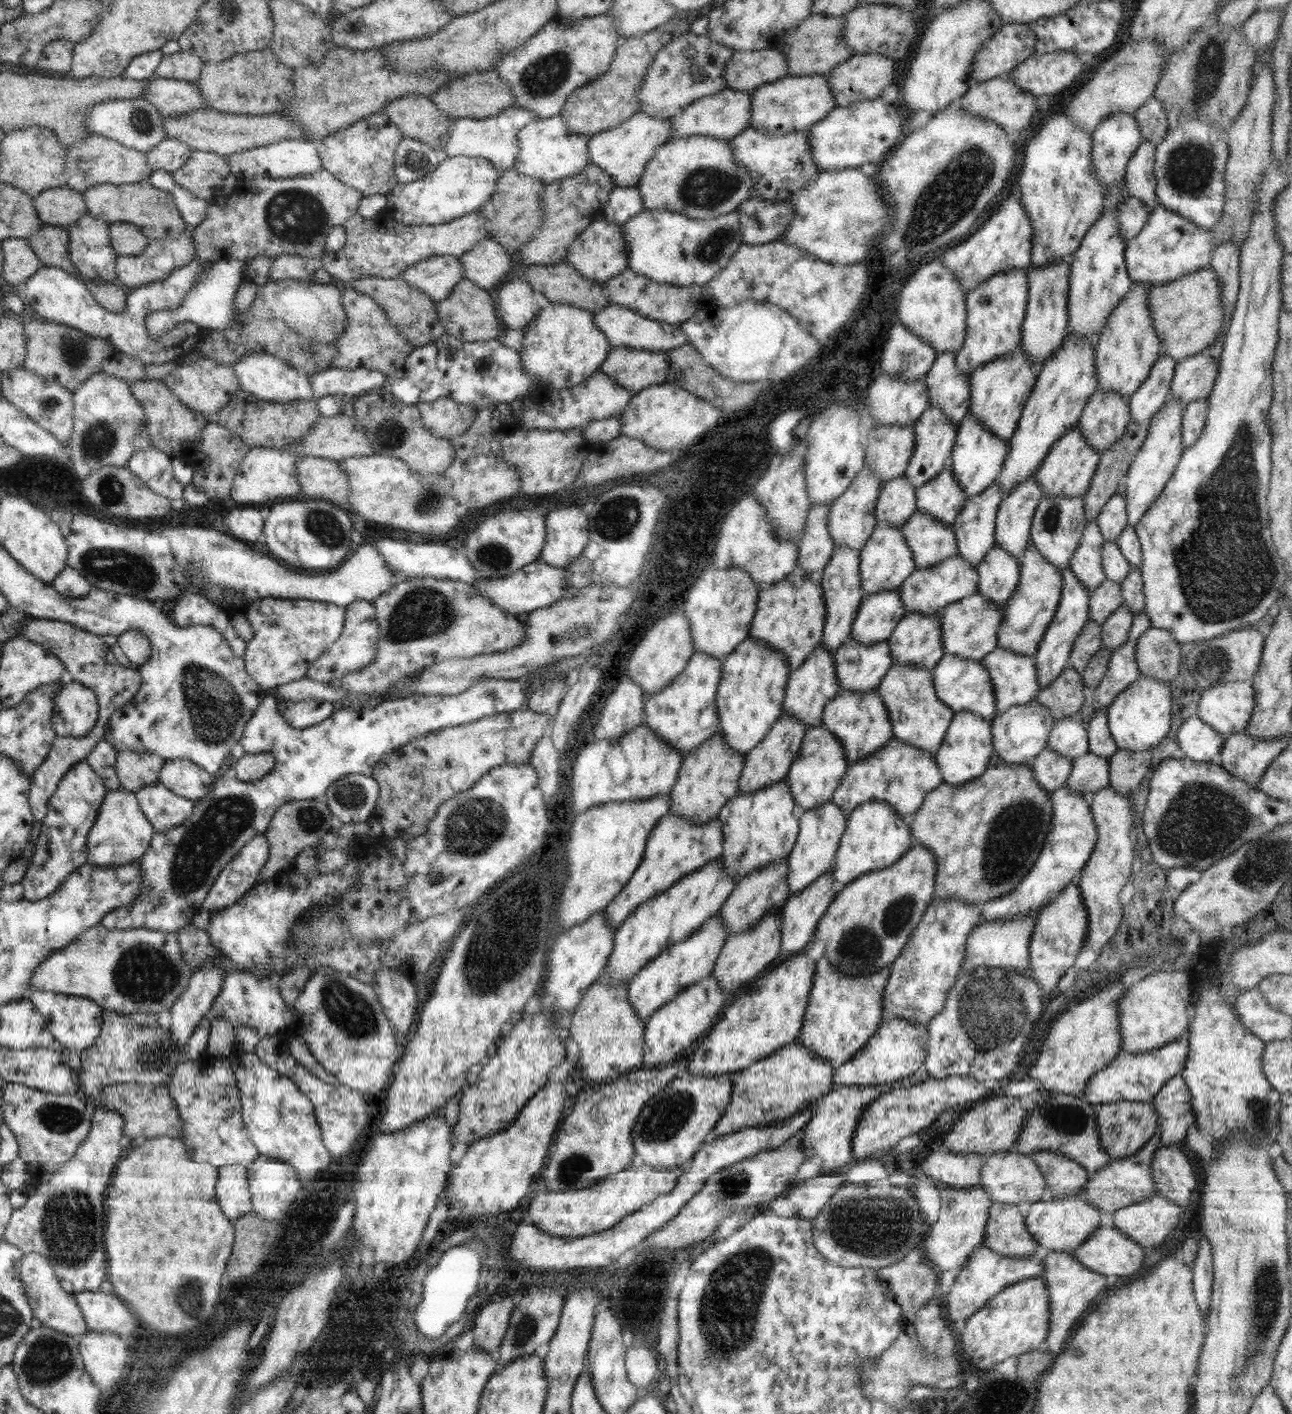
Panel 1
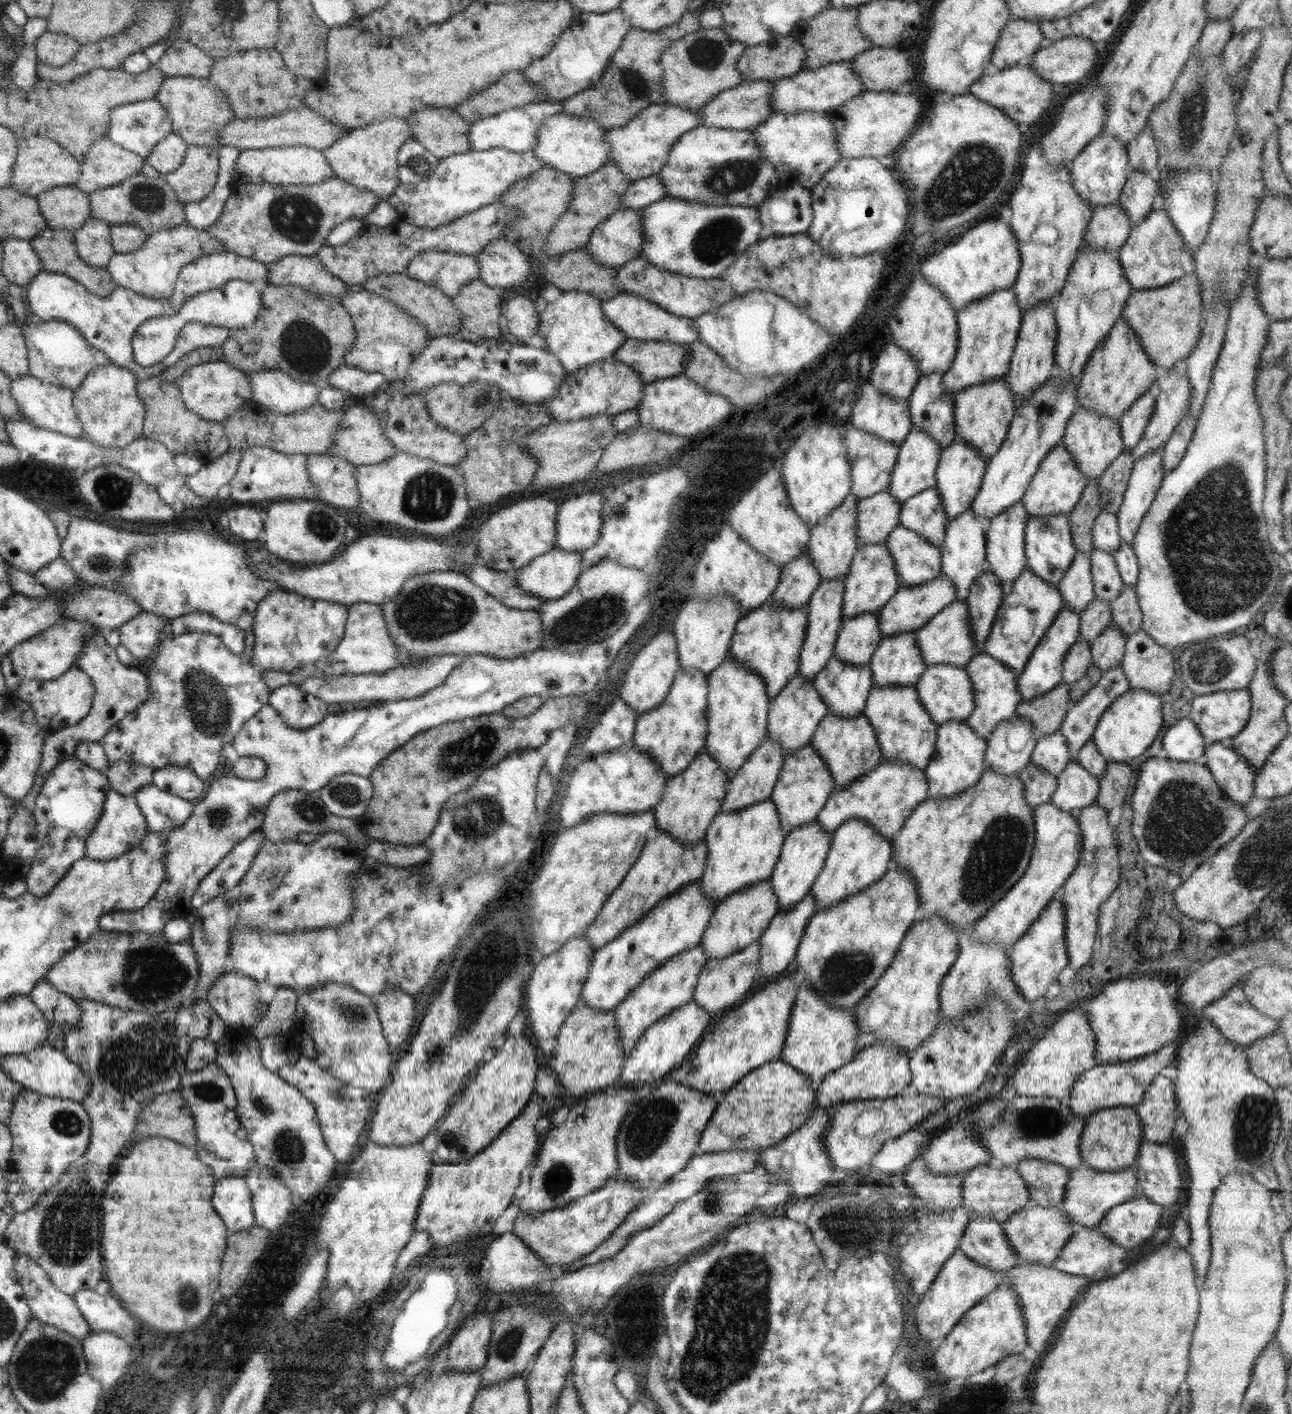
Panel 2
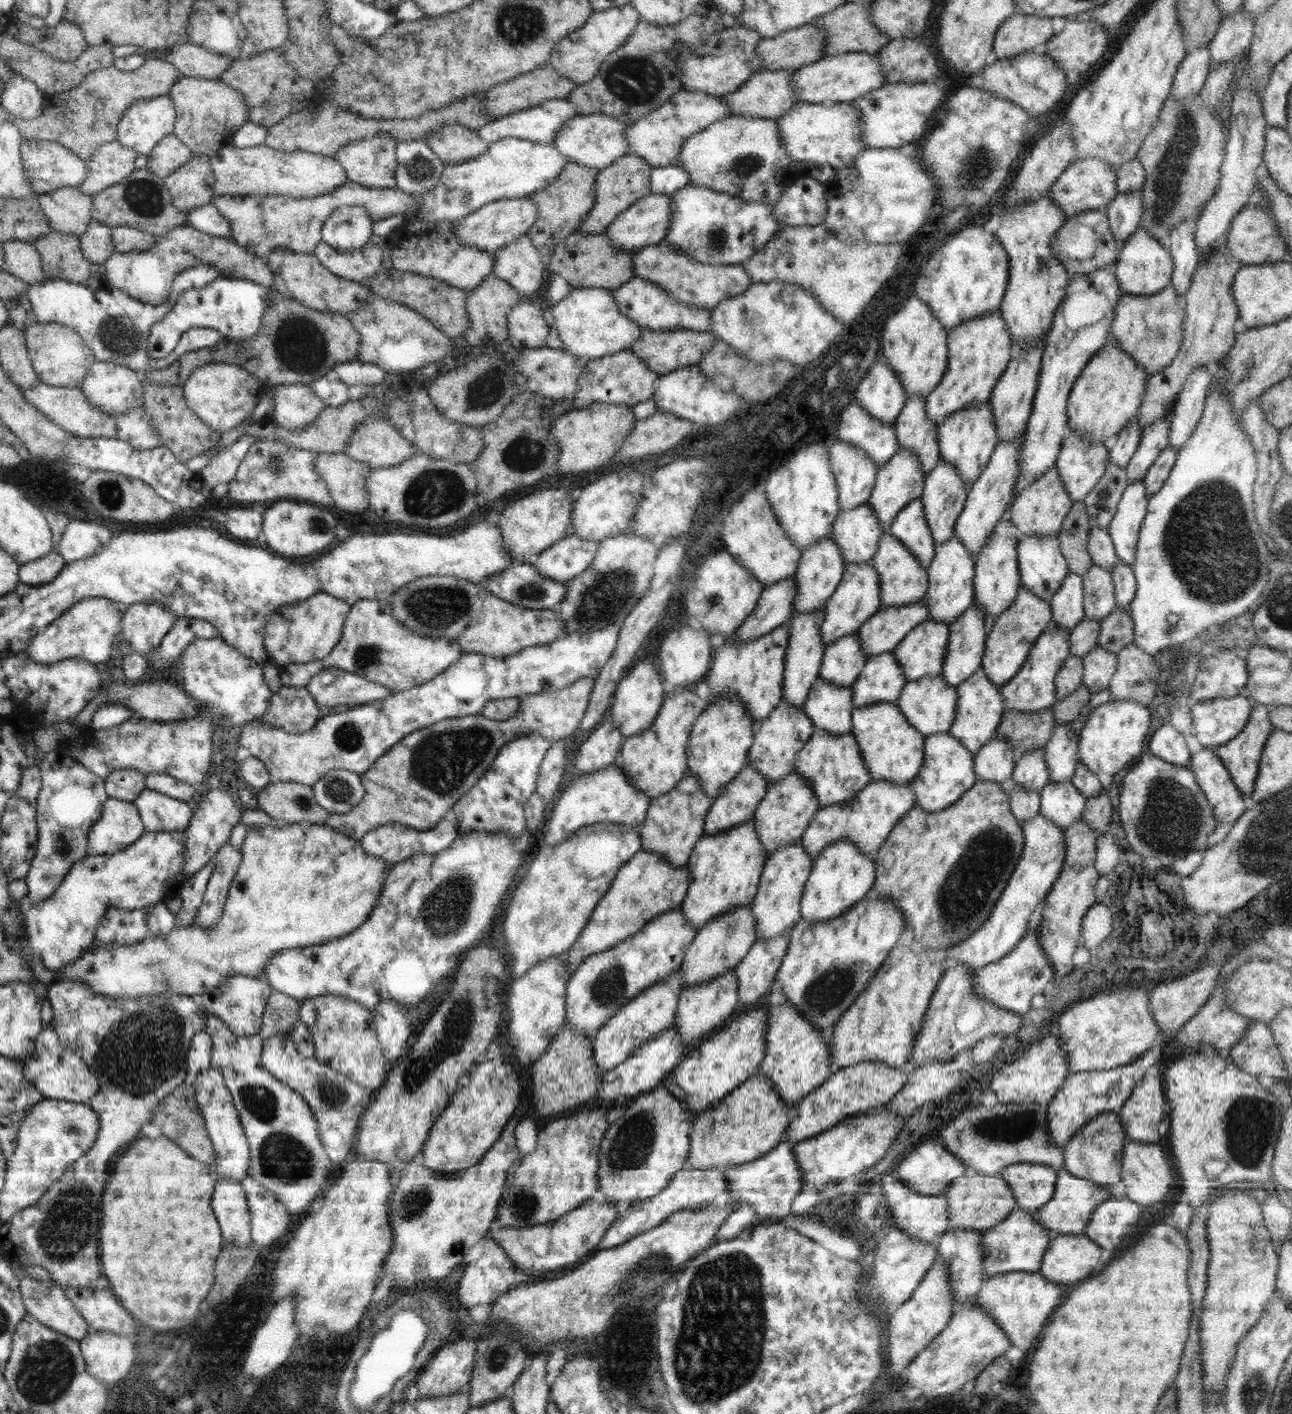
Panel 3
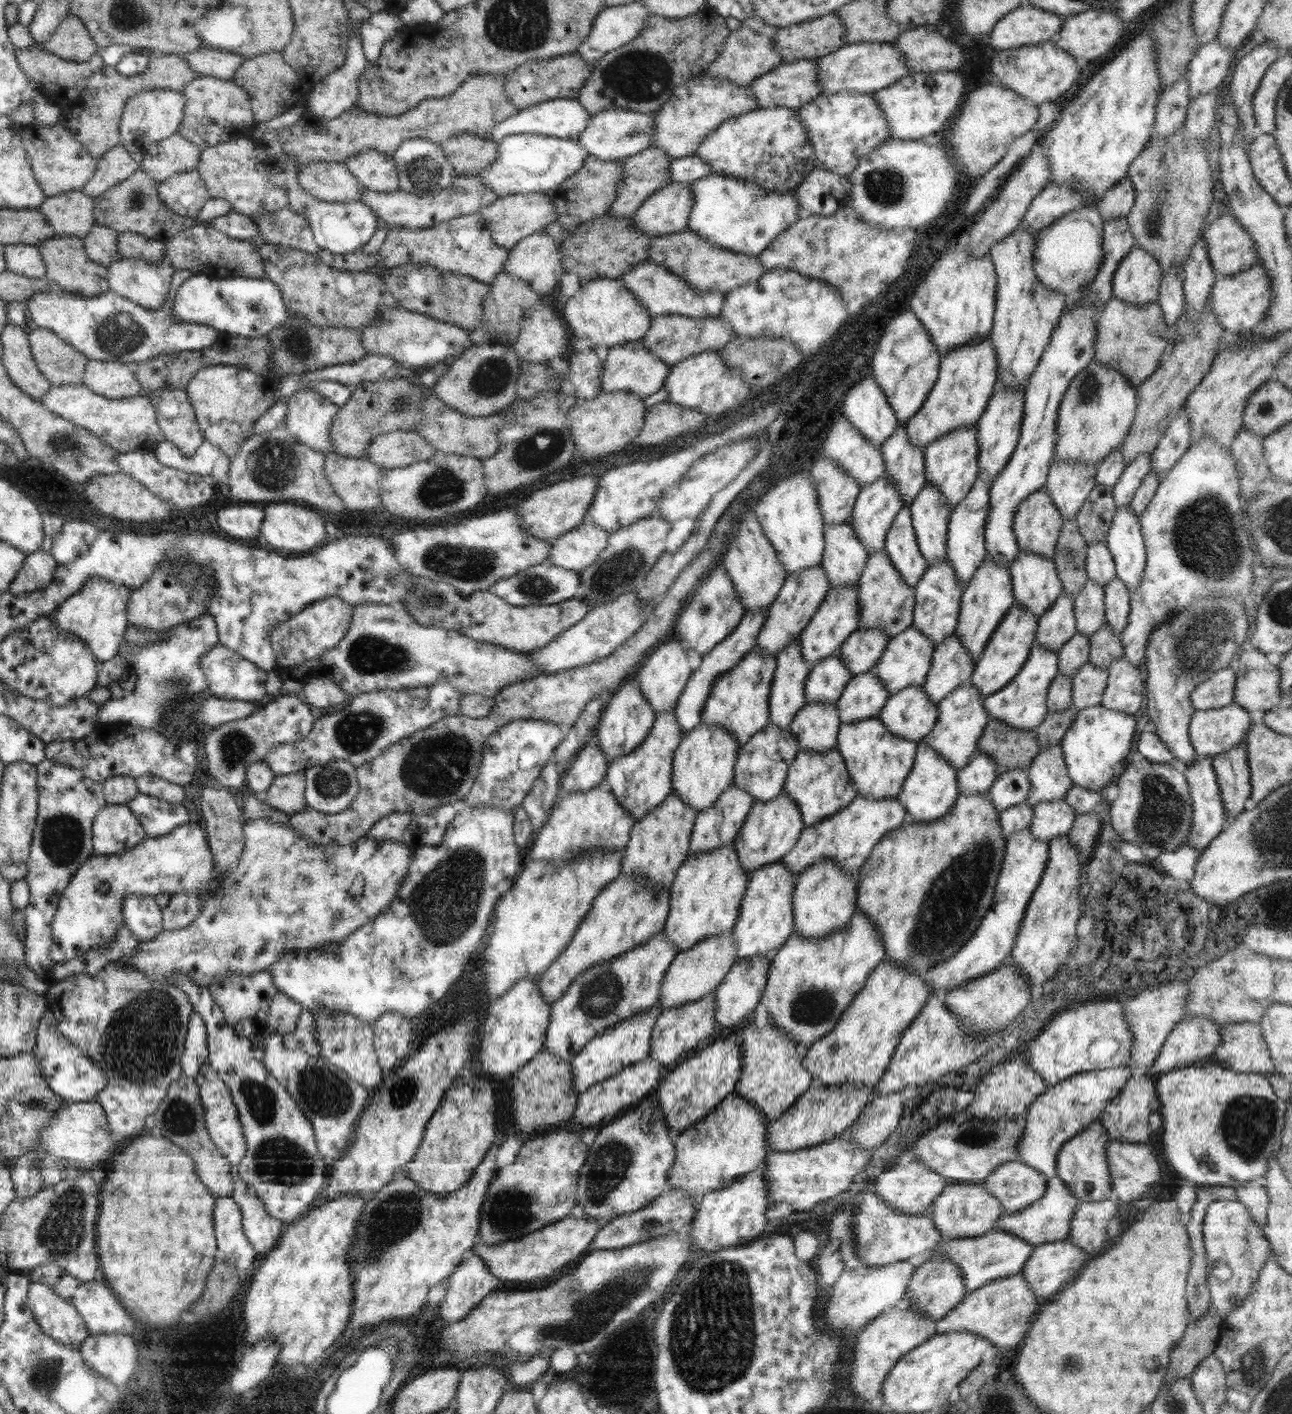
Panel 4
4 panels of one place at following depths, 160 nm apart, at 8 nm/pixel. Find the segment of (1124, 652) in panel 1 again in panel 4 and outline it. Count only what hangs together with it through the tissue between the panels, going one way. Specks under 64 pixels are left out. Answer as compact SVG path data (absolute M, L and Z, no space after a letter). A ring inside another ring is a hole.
M1059 744L1040 751L1027 773L1031 789L1025 801L1032 807L1039 802L1063 798L1073 785L1072 779L1068 776L1062 747Z

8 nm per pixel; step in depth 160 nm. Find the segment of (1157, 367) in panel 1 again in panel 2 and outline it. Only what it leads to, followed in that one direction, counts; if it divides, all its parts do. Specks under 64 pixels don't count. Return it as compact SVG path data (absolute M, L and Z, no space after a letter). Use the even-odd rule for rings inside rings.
M1147 391L1119 418L1124 449L1133 449L1140 442L1154 409L1154 398Z

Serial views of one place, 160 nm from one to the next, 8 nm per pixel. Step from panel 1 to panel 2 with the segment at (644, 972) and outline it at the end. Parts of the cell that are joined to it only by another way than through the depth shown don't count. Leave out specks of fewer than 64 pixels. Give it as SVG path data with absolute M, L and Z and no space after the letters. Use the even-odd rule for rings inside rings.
M701 942L694 948L690 948L669 958L656 970L653 970L626 998L613 1010L615 1014L617 1031L620 1035L620 1045L626 1051L626 1055L634 1049L638 1039L644 1035L644 1031L657 1020L670 1014L679 1006L684 1006L693 1000L693 992L698 980L698 973L702 970L709 956L705 953Z

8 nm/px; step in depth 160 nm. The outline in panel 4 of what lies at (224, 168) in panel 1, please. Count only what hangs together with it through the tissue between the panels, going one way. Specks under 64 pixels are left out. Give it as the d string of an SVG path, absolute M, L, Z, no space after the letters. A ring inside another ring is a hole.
M196 168L163 180L158 190L161 201L168 209L182 217L195 219L211 197Z

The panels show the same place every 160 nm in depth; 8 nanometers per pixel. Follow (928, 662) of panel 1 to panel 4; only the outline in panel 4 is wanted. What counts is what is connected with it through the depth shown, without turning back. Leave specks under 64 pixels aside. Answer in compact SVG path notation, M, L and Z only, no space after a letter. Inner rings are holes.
M874 668L854 675L835 703L841 724L876 716L891 696Z

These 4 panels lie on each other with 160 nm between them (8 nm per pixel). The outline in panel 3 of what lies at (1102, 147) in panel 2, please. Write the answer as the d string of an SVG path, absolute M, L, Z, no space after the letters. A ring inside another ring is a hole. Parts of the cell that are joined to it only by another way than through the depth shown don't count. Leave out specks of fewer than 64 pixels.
M1088 157L1082 159L1082 161L1074 160L1050 187L1049 195L1053 198L1055 204L1064 211L1064 215L1074 217L1074 214L1086 210L1106 207L1119 193L1116 190L1116 179L1116 169L1112 168L1108 163L1096 159L1096 157Z

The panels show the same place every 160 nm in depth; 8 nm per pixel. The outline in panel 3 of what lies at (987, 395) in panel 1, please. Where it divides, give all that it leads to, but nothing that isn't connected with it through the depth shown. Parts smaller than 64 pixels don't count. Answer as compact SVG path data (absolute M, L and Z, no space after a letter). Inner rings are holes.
M973 402L968 408L949 414L938 424L937 433L941 460L955 466L964 484L971 486L985 469L999 441L990 403Z

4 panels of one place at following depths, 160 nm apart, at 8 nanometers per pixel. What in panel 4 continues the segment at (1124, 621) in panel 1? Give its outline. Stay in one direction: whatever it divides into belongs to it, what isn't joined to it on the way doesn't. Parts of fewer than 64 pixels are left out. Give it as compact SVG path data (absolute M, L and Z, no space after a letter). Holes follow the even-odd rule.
M1091 662L1082 665L1073 676L1072 706L1082 709L1101 705L1107 680L1107 670L1100 670Z

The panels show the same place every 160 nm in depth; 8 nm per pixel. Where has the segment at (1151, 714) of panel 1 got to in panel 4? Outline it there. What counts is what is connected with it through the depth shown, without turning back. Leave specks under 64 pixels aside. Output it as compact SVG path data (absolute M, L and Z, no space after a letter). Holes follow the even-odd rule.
M1101 705L1078 709L1074 720L1059 742L1068 776L1073 784L1083 786L1086 790L1102 791L1116 776L1113 772L1118 770L1132 750L1136 720L1132 714Z

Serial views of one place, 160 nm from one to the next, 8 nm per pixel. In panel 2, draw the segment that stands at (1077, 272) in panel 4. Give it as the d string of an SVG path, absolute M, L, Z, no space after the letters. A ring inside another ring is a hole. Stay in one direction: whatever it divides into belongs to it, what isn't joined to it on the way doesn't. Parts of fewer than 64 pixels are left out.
M1119 203L1097 205L1093 211L1088 230L1084 232L1081 249L1091 246L1094 250L1116 253L1129 237L1132 221Z

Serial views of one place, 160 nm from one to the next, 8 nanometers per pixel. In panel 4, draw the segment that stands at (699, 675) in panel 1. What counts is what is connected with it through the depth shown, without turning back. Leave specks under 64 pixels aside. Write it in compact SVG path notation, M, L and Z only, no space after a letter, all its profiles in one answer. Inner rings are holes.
M675 708L663 710L656 713L655 723L652 725L648 736L644 742L637 746L630 753L622 755L611 761L607 766L606 776L603 778L602 785L605 786L617 798L618 804L625 808L636 820L644 818L653 808L656 808L670 793L672 788L672 761L673 754L680 742L682 742L683 732L677 723Z

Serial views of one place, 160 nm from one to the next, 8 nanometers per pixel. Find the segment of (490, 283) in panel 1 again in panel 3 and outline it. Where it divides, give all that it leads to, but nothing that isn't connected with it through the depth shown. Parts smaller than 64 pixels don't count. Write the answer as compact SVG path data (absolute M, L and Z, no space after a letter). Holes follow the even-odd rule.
M524 235L494 254L493 274L524 295L534 294L542 284L546 260L530 237Z

